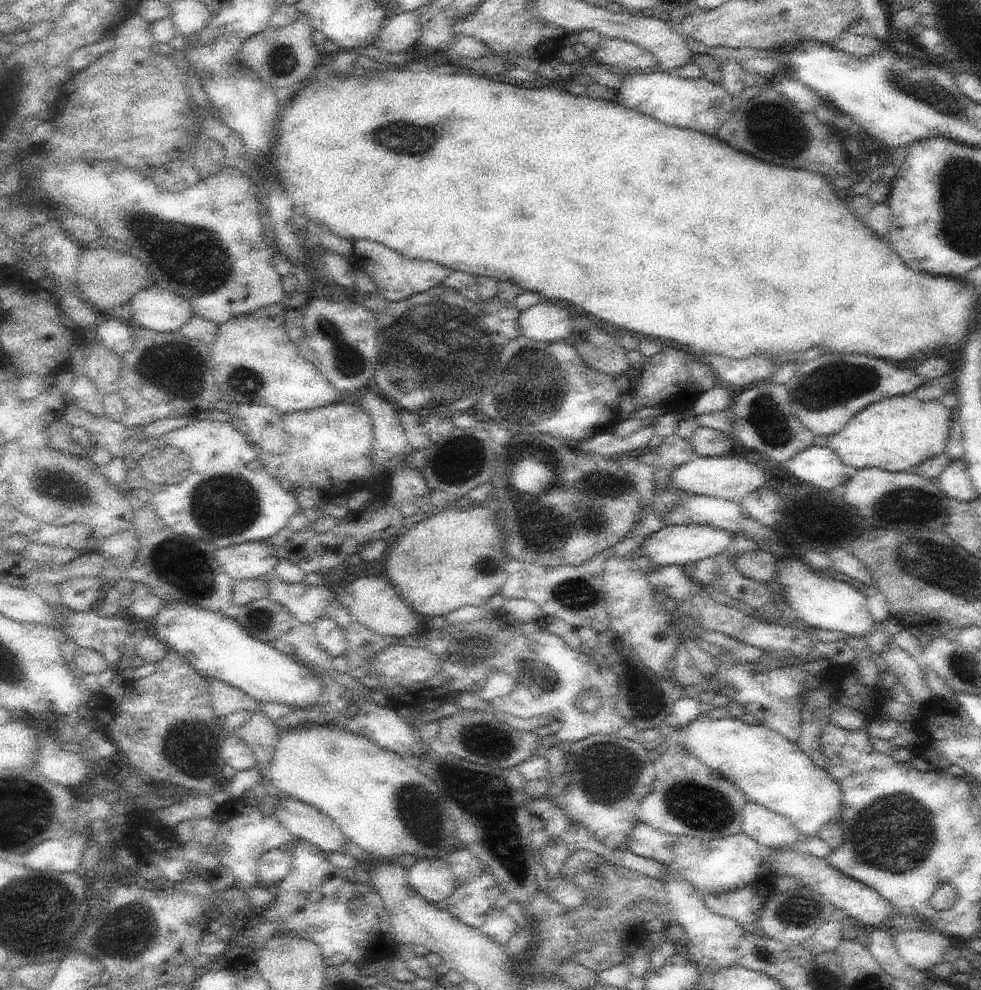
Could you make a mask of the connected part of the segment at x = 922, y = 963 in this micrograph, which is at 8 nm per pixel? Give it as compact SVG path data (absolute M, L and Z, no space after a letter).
M934 928L905 929L893 932L898 952L905 961L920 970L942 963L944 956L953 950L952 938Z

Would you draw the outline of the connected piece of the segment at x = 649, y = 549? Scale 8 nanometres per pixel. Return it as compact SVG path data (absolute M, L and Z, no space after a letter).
M698 524L664 526L659 532L648 537L638 538L638 540L644 554L648 554L652 558L652 562L656 562L660 566L684 566L709 557L714 558L722 552L733 550L737 542L732 532Z

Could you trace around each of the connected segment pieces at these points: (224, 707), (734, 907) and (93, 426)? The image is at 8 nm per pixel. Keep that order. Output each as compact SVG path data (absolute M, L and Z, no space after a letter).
M208 678L208 680L211 703L221 720L240 710L248 710L254 714L260 709L259 702L239 688L218 679Z
M759 877L750 887L717 895L702 895L703 901L713 913L734 919L747 933L755 933L758 931L756 922L766 902L774 895L773 880Z
M70 404L63 417L73 426L82 427L90 433L93 446L105 448L113 457L122 457L126 442L126 426L110 417L97 417L77 404Z

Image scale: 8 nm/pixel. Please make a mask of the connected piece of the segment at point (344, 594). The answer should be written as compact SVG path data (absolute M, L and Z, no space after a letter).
M386 574L375 577L359 577L346 585L344 590L337 588L336 594L361 623L379 635L407 637L425 627L423 616L414 610L414 607L400 594L398 588Z

